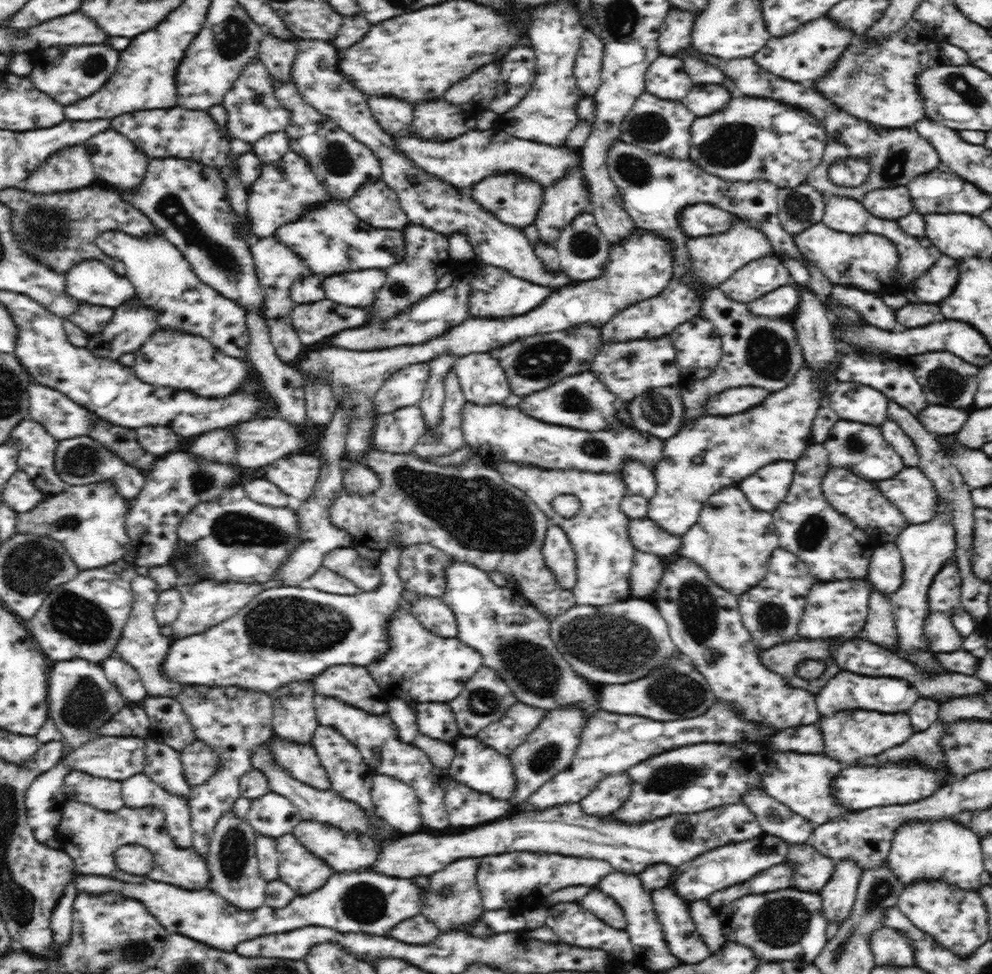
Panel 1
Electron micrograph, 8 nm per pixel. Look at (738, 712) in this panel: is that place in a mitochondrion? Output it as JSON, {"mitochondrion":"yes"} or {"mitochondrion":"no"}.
{"mitochondrion":"no"}

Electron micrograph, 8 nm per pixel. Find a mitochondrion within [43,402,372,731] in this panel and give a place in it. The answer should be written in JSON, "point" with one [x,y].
{"point":[287,624]}

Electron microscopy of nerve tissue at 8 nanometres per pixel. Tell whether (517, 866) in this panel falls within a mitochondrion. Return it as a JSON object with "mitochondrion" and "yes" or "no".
{"mitochondrion":"yes"}

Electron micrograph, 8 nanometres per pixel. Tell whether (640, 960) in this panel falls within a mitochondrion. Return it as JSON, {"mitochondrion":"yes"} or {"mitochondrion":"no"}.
{"mitochondrion":"no"}

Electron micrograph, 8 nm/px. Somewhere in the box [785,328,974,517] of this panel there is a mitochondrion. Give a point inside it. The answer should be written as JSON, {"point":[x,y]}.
{"point":[857,445]}

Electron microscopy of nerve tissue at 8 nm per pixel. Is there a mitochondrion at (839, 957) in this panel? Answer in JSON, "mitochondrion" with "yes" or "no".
{"mitochondrion":"yes"}

